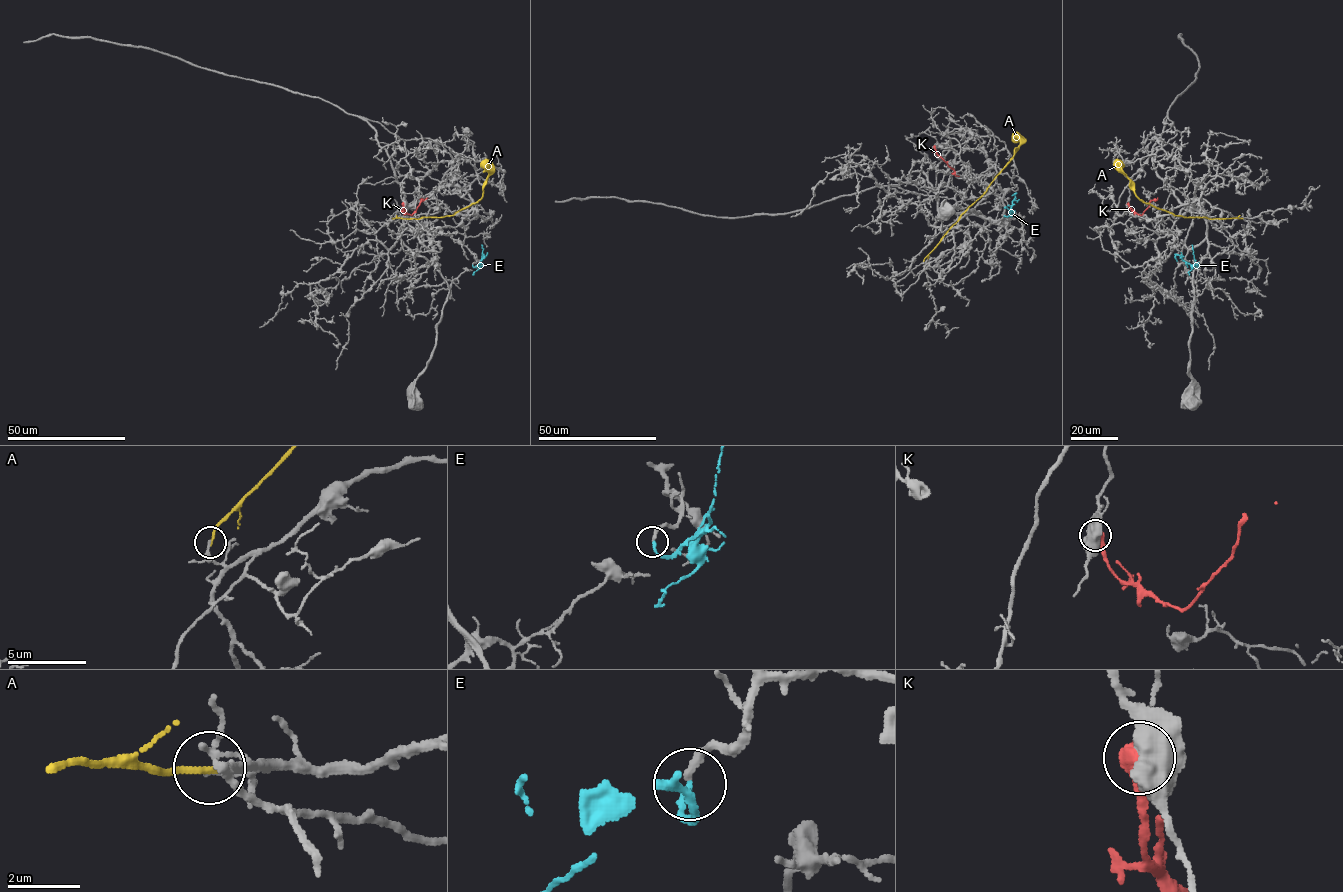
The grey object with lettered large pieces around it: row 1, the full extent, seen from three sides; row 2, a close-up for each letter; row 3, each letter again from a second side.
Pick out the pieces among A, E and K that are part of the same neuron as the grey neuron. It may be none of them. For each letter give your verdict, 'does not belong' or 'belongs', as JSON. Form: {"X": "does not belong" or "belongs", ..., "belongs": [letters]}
{"A": "does not belong", "E": "belongs", "K": "does not belong", "belongs": ["E"]}

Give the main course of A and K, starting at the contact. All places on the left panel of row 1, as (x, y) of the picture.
A: (392, 218), (443, 217), (477, 202), (483, 196), (483, 184), (488, 174), (484, 160)
K: (403, 204), (403, 209), (411, 215), (427, 198)

